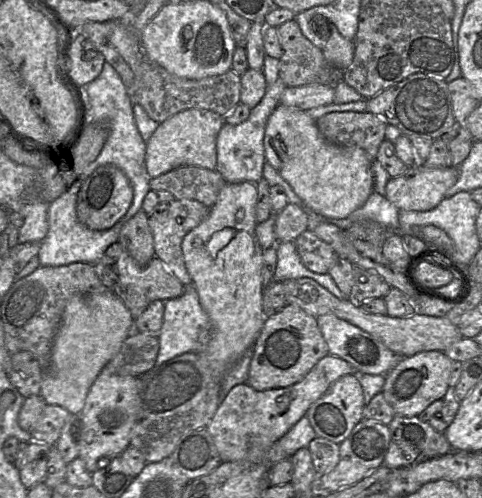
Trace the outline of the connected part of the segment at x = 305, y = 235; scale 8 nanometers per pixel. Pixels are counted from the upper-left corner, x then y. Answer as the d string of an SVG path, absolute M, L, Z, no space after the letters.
M307 229L294 240L303 265L318 274L327 274L339 256L326 242Z

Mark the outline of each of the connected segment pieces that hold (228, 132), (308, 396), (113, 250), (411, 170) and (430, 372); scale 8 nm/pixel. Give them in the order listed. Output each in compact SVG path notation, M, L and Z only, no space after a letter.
M278 78L275 83L267 85L265 95L261 101L251 109L250 115L244 122L232 125L224 122L216 138L216 171L227 183L251 182L257 183L263 177L265 163L264 133L267 120L275 108L280 104L285 83Z
M328 354L300 382L285 388L258 391L246 384L234 386L206 426L222 462L268 463L266 453L323 396L332 384L348 374L357 373L347 361Z
M118 241L107 248L94 268L102 284L123 301L134 320L151 302L177 298L185 290L185 286L159 258L154 256L147 265L140 266Z
M420 162L408 167L403 175L390 178L386 184L385 197L399 210L429 211L445 198L447 190L457 182L458 178L459 166L436 168L426 166L423 162Z
M424 351L402 357L386 374L382 393L395 415L412 417L425 410L432 402L443 399L448 387L452 360L441 351Z

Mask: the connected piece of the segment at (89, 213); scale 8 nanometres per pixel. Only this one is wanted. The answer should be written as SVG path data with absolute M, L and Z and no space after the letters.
M113 164L98 167L83 182L76 204L78 220L91 230L107 230L128 211L133 199L133 187L127 176Z

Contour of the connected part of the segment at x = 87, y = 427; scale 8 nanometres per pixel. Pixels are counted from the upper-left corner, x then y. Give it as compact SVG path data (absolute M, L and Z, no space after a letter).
M100 372L86 396L85 404L79 414L80 435L78 457L81 458L91 474L98 467L100 458L113 459L120 456L130 446L132 430L139 405L139 377L120 376Z

